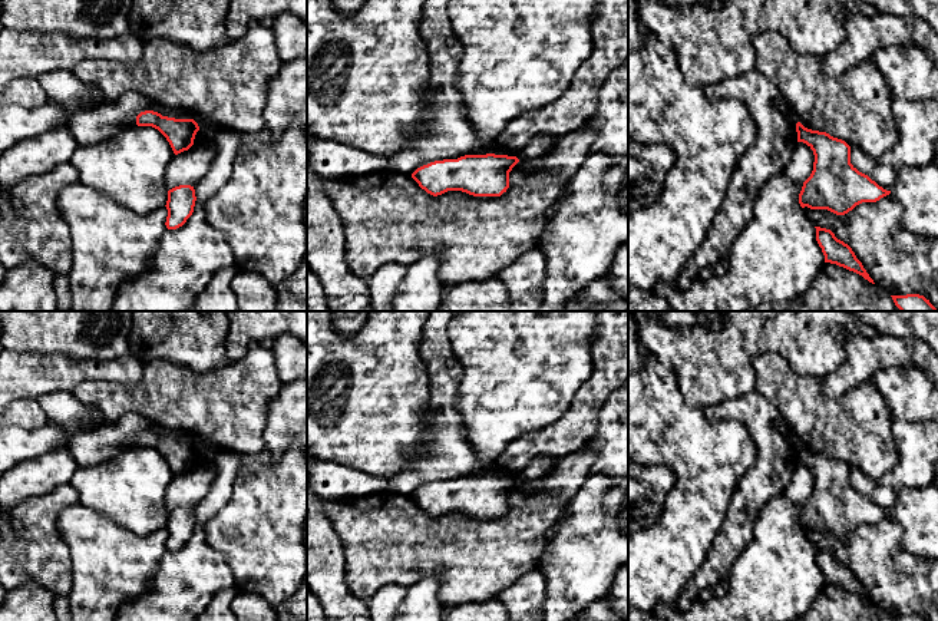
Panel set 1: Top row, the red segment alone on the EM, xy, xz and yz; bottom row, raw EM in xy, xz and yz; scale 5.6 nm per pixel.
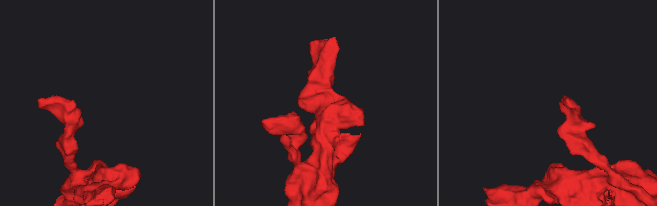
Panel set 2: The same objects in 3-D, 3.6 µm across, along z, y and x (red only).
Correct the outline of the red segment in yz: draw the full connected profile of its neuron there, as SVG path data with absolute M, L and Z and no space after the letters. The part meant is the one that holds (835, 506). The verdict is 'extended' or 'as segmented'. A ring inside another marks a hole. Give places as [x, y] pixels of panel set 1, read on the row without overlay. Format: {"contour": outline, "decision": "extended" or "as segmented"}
{"contour": "M800 443L796 445L796 453L797 463L806 465L815 476L813 492L799 515L802 529L828 531L836 536L845 536L862 523L876 523L891 515L851 485L851 468L845 462L826 453L807 450Z", "decision": "as segmented"}

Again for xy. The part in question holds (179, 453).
{"contour": "M153 432L141 433L136 437L136 446L158 450L166 459L175 476L188 472L199 452L194 440L168 439Z", "decision": "as segmented"}

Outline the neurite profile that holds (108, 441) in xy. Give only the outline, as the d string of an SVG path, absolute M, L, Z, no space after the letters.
M129 412L118 422L102 425L87 433L70 435L67 446L79 466L95 466L136 446L136 437L145 432L153 432L168 439L195 442L191 433L156 426L148 417Z

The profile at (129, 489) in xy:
M133 446L95 466L79 466L70 485L85 508L138 536L166 526L165 495L175 478L166 459L152 447Z

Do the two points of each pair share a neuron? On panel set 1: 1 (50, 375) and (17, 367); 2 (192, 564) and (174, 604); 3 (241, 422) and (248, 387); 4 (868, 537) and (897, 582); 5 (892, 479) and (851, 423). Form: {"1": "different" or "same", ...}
{"1": "same", "2": "same", "3": "same", "4": "same", "5": "different"}

